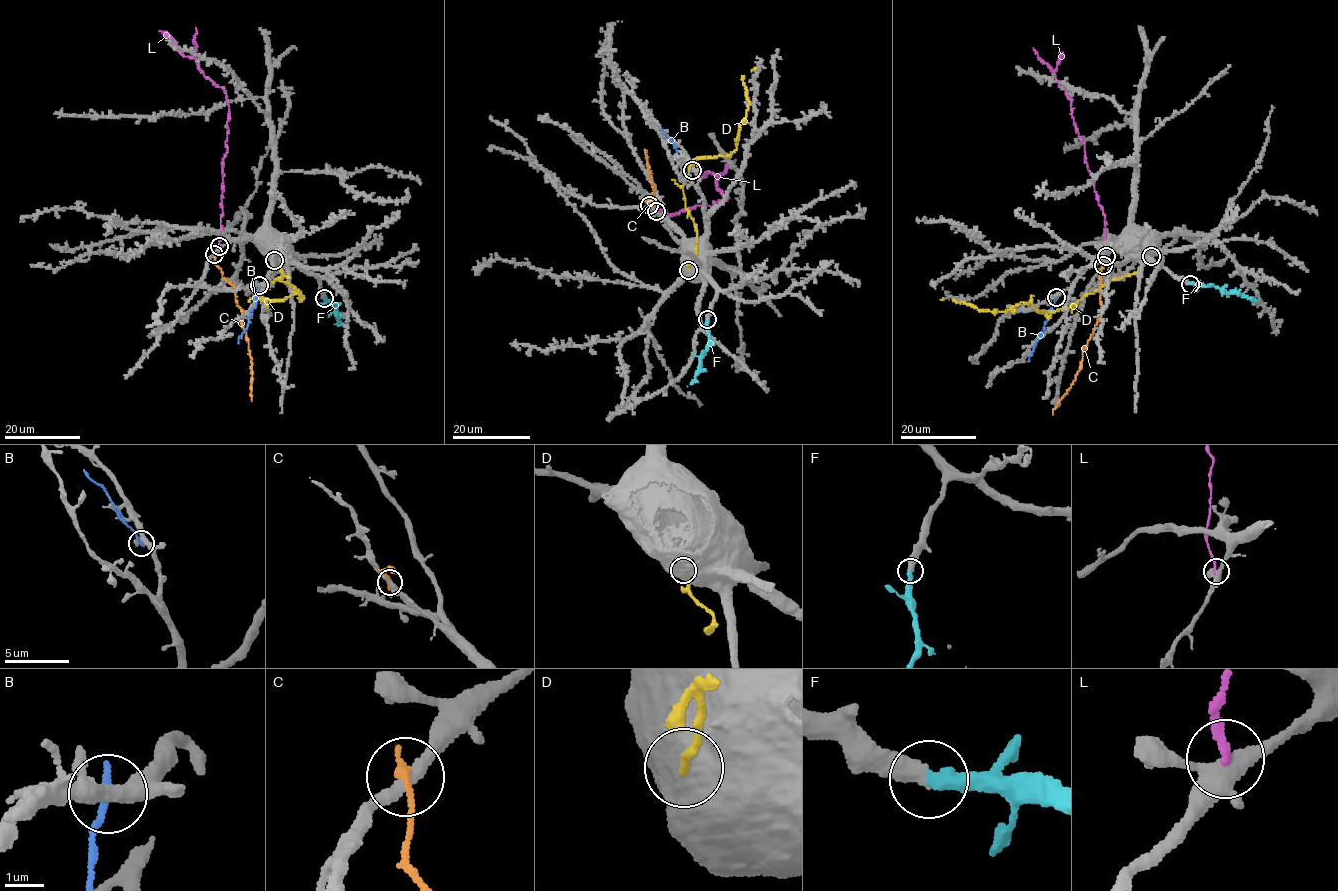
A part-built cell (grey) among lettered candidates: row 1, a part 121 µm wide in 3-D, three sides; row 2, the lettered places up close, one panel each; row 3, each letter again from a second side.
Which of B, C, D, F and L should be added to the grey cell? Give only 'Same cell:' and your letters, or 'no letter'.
Same cell: F

